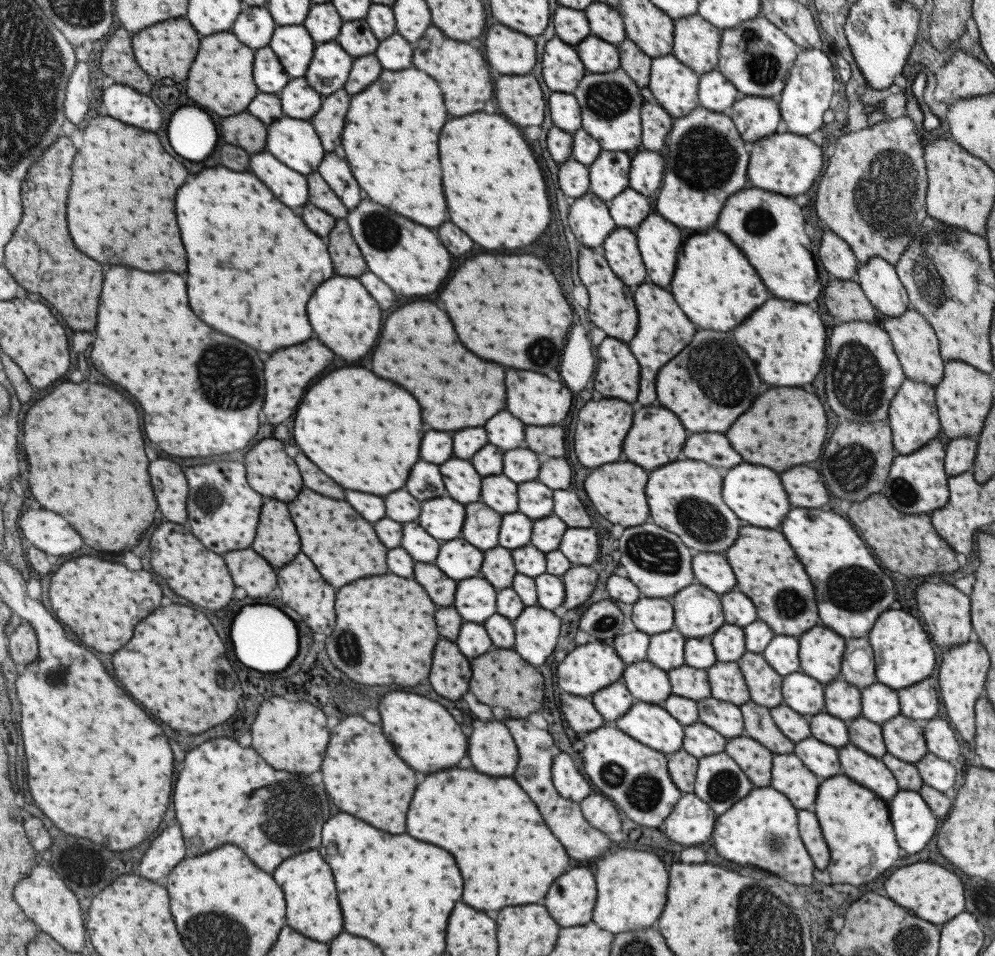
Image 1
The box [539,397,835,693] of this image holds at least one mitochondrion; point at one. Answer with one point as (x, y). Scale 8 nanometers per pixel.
(654, 553)

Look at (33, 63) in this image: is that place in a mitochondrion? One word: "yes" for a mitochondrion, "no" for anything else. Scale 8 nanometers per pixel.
yes

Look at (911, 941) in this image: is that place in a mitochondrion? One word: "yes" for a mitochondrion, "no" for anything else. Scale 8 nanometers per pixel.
yes

